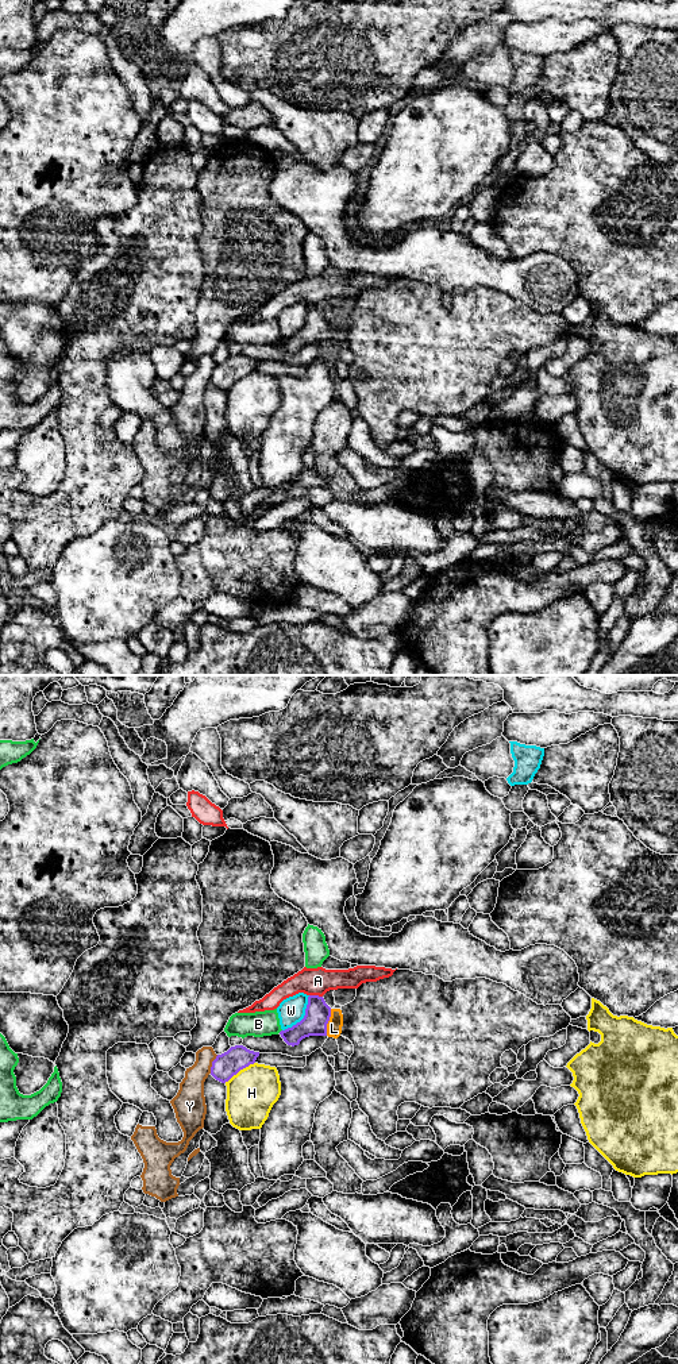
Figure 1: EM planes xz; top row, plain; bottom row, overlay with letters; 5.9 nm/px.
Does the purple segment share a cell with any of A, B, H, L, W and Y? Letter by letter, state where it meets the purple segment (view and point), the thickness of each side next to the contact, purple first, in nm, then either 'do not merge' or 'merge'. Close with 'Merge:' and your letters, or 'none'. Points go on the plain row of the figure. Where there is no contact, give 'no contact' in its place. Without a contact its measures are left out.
A: meets purple in xz at (316, 304); 150 nm thick on the purple side, 160 nm on the other; do not merge
B: no contact; do not merge
H: meets purple in xz at (239, 378); 150 nm thick on the purple side, 300 nm on the other; do not merge
L: meets purple in xz at (327, 331); 150 nm thick on the purple side, 100 nm on the other; merge
W: meets purple in xz at (304, 326); 150 nm thick on the purple side, 160 nm on the other; do not merge
Y: meets purple in xz at (212, 373); 150 nm thick on the purple side, 170 nm on the other; do not merge
Merge: L

